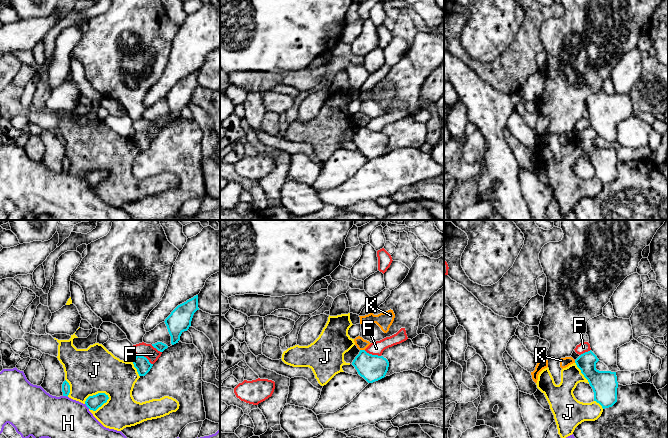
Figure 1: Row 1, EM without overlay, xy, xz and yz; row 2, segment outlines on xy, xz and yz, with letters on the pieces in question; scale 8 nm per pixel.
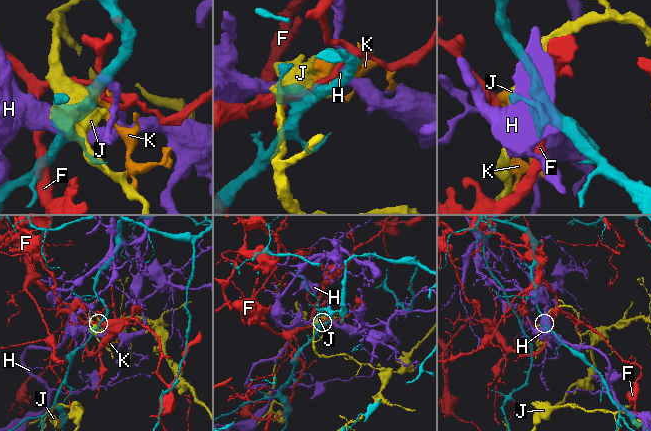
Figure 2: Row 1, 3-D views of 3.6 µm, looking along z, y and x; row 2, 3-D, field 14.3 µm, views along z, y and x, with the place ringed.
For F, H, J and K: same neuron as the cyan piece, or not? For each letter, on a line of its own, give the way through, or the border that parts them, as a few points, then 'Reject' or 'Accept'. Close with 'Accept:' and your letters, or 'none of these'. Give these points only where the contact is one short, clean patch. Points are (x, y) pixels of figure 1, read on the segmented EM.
F: Reject
H: Reject
J: Reject
K: Boundary: xz (360, 349), (364, 350). Reject
Accept: none of these

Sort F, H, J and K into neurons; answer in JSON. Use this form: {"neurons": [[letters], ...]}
{"neurons": [["F"], ["H"], ["J"], ["K"]]}

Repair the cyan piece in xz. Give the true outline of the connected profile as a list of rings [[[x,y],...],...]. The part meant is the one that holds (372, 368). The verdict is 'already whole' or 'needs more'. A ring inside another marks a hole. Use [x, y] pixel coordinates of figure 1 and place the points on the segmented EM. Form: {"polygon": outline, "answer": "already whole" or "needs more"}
{"polygon": [[[360,350],[352,365],[361,377],[368,383],[373,383],[385,377],[389,362],[383,356],[372,355],[365,350]]], "answer": "already whole"}

